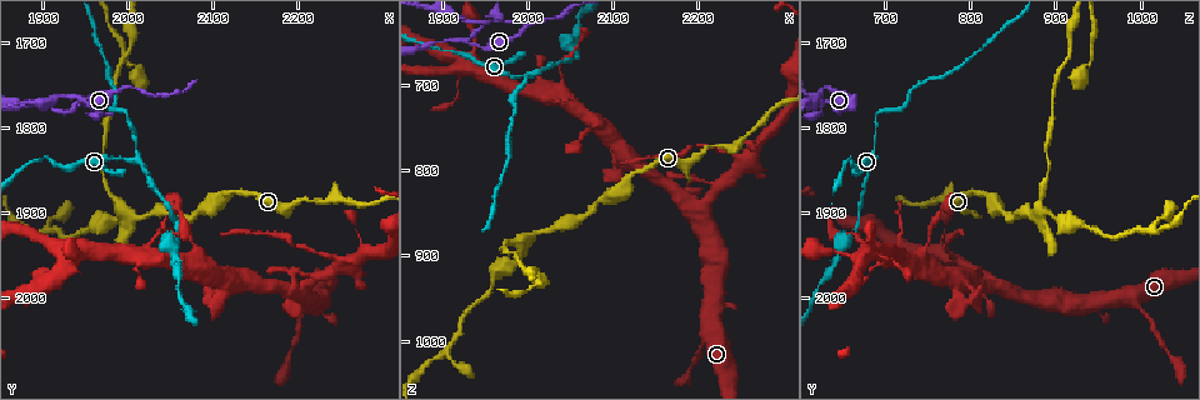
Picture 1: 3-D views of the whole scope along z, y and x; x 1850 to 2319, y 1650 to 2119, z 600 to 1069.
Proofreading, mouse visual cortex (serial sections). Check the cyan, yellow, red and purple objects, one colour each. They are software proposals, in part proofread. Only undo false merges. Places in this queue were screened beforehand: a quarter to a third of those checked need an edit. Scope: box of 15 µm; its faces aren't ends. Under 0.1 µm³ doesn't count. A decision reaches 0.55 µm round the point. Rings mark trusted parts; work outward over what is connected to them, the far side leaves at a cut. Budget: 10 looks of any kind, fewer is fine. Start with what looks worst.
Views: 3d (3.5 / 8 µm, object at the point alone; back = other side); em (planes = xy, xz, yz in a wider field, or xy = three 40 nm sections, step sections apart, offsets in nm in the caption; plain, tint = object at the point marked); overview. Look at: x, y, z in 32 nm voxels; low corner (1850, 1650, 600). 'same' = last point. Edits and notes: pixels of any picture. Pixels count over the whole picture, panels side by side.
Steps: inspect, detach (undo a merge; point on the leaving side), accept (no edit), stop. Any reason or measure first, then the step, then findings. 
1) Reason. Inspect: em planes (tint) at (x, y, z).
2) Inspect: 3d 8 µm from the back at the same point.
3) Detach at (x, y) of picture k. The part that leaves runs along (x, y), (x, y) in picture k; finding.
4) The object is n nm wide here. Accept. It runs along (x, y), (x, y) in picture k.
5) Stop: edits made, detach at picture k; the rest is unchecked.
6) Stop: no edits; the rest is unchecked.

Thin neck. Inspect: em xy step 3 (tint) at (1930, 1780, 655).

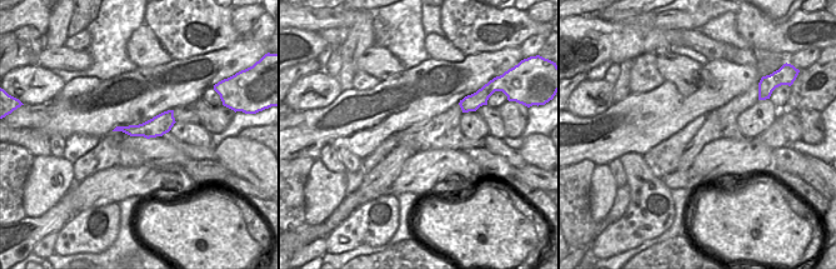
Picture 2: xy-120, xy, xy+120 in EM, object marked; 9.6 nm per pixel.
Inspect: 3d 3.5 µm at the same point.

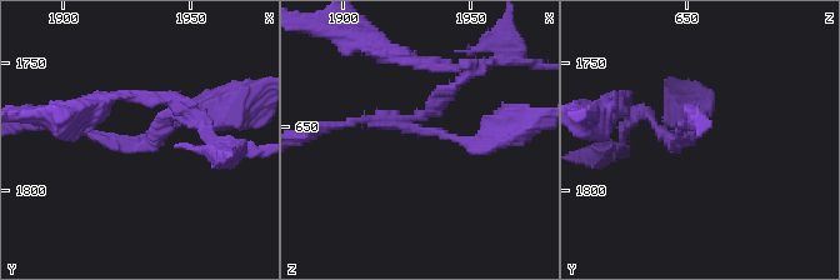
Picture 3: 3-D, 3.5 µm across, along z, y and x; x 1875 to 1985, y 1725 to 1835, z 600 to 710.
3 arms meet here. Detach at (650, 113) of picture 3. The part that leaves runs along (420, 115), (470, 70), (435, 64) in picture 3; a second cell is stuck on.

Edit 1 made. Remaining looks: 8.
Inspect: overview.

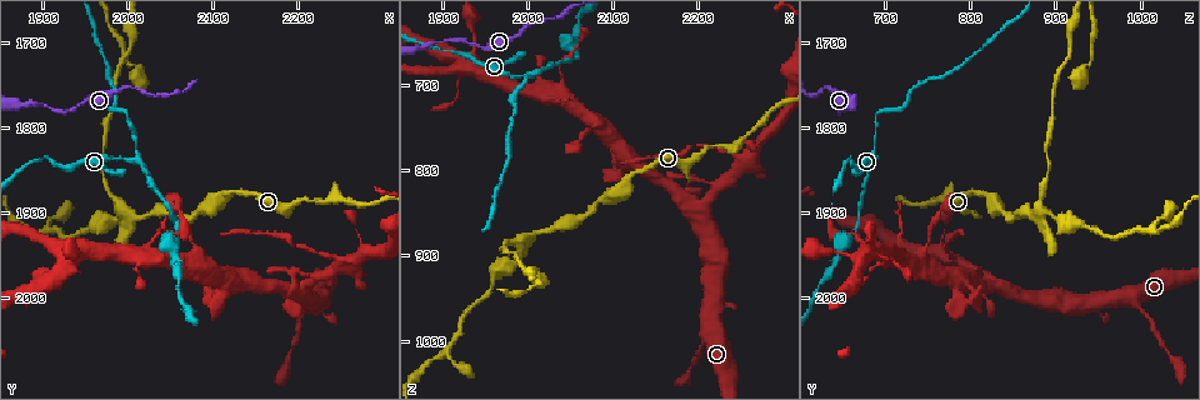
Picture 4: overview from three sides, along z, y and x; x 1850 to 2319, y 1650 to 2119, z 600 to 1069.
Inspect: 3d 3.5 µm at (2010, 1840, 685).

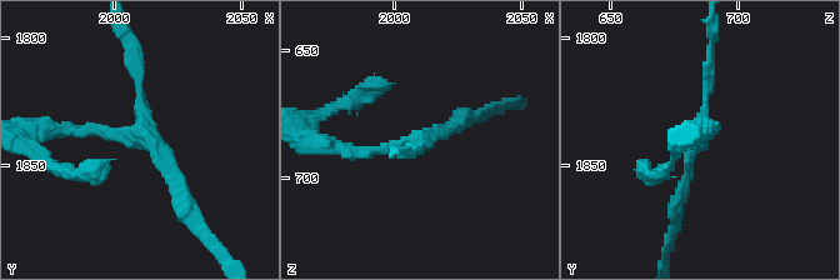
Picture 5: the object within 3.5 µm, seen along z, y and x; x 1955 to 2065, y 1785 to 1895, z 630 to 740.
3 arms meet here; the arms are 150, 150, 150 nm wide; need the tissue. Inspect: em planes (tint) at (2008, 1836, 686).

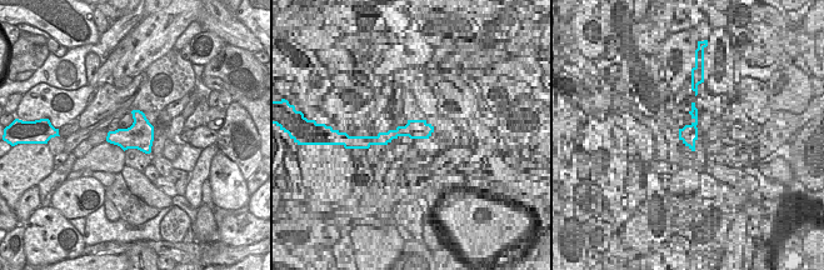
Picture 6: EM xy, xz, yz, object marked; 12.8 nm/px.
Inspect: em xy step 2 (tint) at the same point.

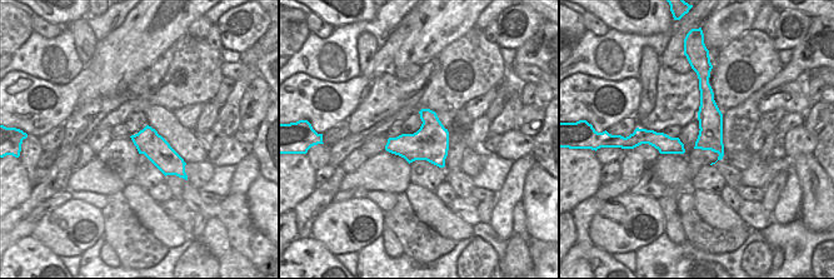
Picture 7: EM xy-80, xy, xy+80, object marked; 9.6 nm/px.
Accept. It runs along (703, 85), (710, 138), (720, 152) in picture 7; all the same cell.

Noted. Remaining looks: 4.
Thin neck. Inspect: 3d 3.5 µm from the back at (1995, 1895, 880).

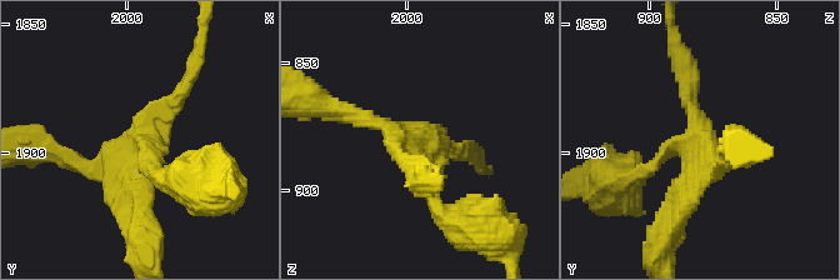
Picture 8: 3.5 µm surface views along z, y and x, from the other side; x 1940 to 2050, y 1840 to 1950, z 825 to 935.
3 arms meet here; the arms are 200, 200, 200 nm wide. Inspect: em planes (tint) at (1994, 1898, 880).

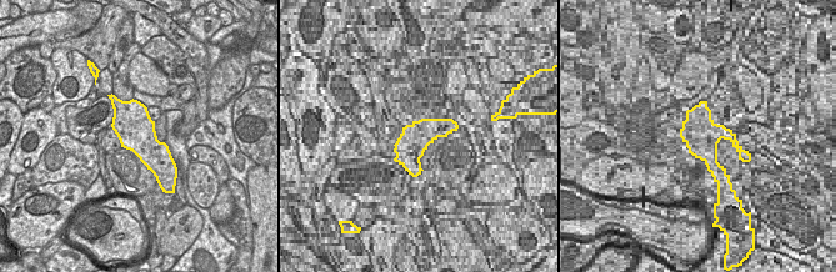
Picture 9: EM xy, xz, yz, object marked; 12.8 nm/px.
Accept. All the same cell.

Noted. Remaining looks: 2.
Abrupt turn. Inspect: 3d 3.5 µm at (2255, 1965, 795).

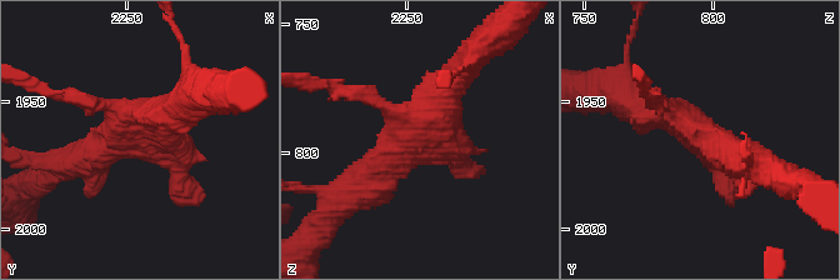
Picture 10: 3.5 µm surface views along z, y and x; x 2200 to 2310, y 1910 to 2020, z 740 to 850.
Now the EM. Inspect: em xy step 3 (tint) at (2253, 1961, 795).

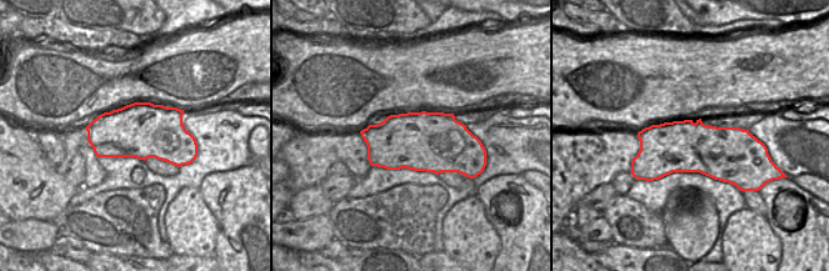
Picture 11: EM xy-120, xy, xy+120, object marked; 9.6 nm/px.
Accept. It runs along (353, 189), (436, 119), (456, 78) in picture 10; continuous, no second cell.

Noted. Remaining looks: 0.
Stop: edits made, detach at picture 3; the rest is unchecked.

